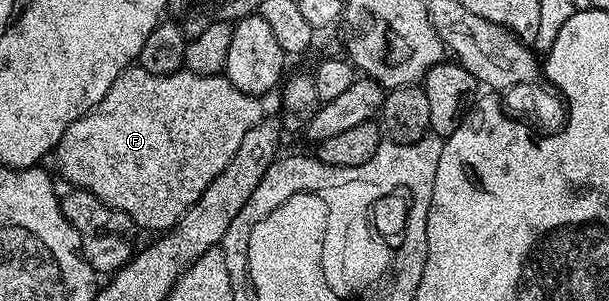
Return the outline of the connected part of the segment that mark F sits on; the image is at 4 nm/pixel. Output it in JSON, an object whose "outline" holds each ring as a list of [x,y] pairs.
{"outline":[[[134,65],[107,89],[107,97],[103,97],[95,109],[69,126],[57,142],[55,156],[69,185],[89,191],[108,207],[127,213],[138,228],[164,233],[199,201],[203,189],[207,189],[207,185],[227,169],[231,157],[239,153],[243,137],[263,118],[261,103],[258,96],[235,89],[224,74],[196,75],[182,69],[170,75],[156,75]]]}

